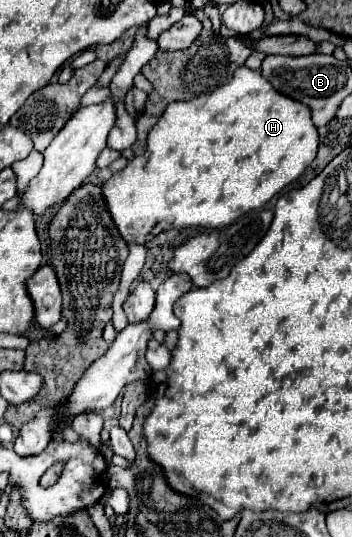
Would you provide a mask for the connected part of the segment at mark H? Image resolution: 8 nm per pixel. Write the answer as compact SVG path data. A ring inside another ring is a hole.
M240 67L232 81L214 93L168 105L160 121L152 127L152 133L148 133L144 155L130 159L122 171L116 171L102 185L102 193L108 211L112 211L112 221L126 243L134 243L140 237L156 237L166 229L222 229L240 215L260 209L280 189L298 179L316 157L316 151L318 131L312 123L310 109L276 93L262 79L260 71Z

